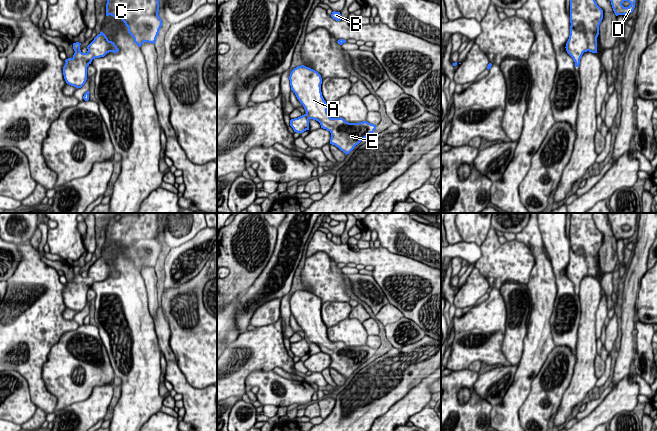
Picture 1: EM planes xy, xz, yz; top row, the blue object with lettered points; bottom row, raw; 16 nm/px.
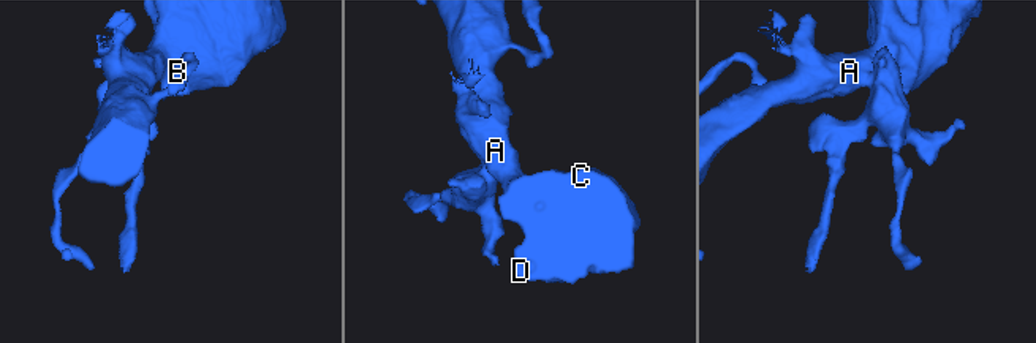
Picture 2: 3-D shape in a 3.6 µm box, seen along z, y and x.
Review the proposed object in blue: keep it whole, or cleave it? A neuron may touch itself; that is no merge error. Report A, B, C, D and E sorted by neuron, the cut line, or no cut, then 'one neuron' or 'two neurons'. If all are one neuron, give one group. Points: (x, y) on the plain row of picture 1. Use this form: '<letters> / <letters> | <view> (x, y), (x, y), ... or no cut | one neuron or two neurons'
A B C D E | no cut | one neuron

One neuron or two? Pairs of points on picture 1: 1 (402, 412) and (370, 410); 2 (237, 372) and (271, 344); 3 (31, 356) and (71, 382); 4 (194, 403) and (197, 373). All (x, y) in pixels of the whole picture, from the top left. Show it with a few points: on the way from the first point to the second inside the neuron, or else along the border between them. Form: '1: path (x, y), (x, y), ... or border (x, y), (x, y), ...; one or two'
1: border (405, 395), (384, 414), (374, 420); two
2: path (245, 364), (263, 347); one
3: border (55, 343), (42, 368), (42, 379), (45, 387); two
4: border (180, 370), (192, 386), (198, 388), (206, 387); two

